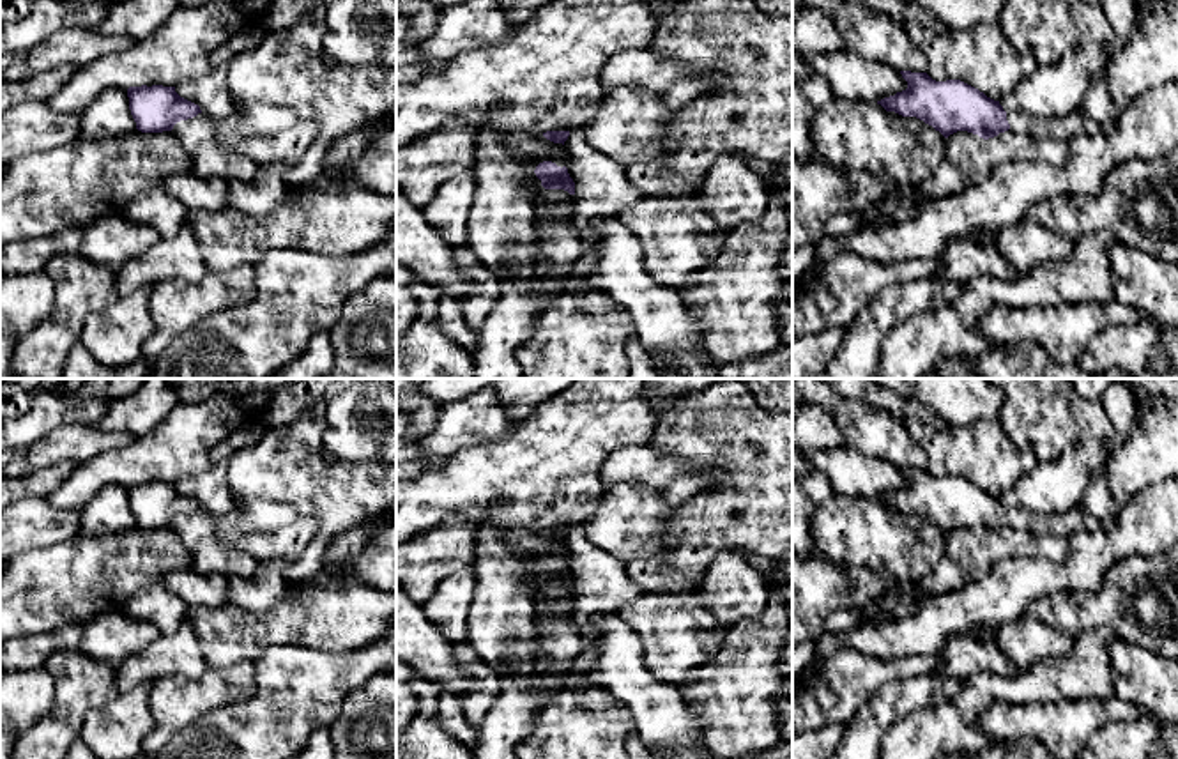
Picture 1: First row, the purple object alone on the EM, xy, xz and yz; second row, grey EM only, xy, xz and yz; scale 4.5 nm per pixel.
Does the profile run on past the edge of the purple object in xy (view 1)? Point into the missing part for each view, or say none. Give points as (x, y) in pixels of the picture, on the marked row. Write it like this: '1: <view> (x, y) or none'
1: none

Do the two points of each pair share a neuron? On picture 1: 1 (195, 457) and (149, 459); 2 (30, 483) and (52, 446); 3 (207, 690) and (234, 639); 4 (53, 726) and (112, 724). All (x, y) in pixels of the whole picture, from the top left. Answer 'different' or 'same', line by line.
1: same
2: different
3: different
4: different

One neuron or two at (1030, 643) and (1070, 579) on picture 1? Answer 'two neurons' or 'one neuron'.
two neurons

